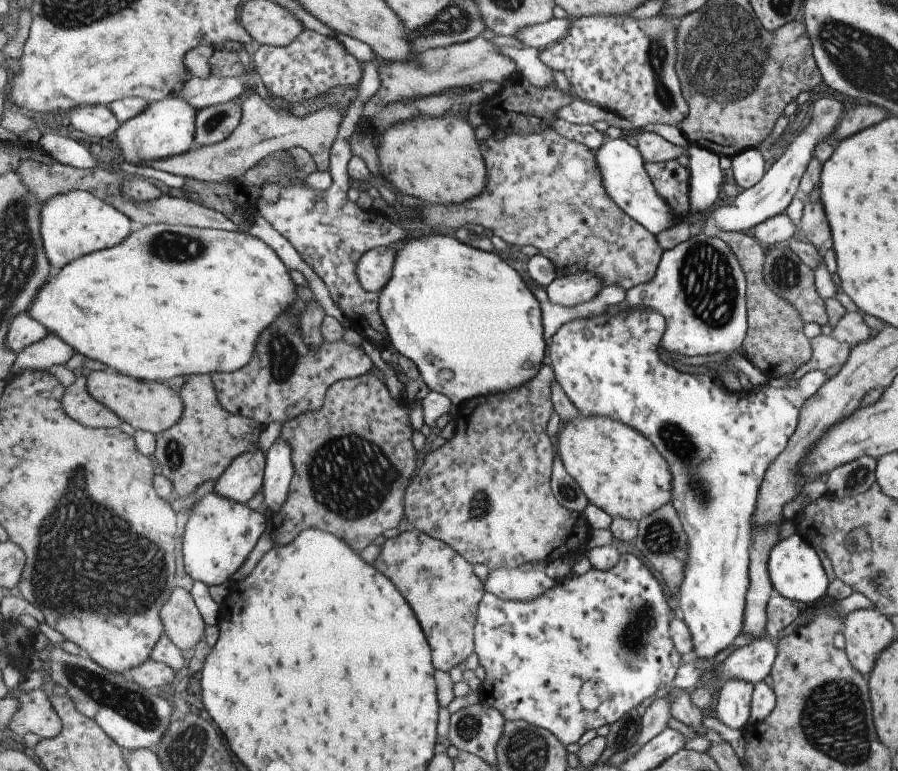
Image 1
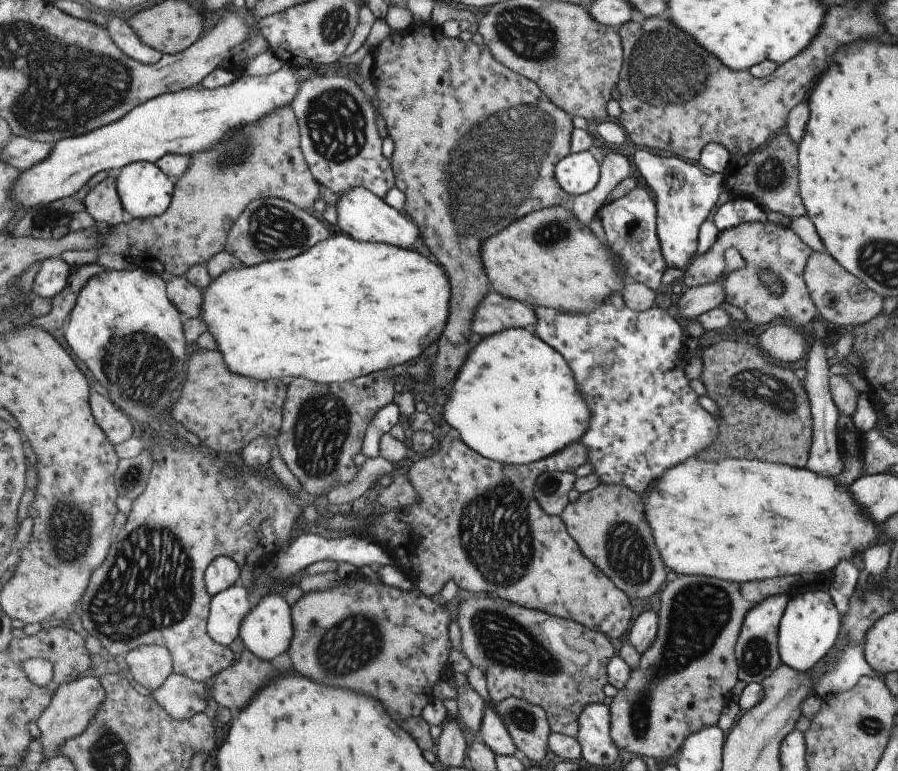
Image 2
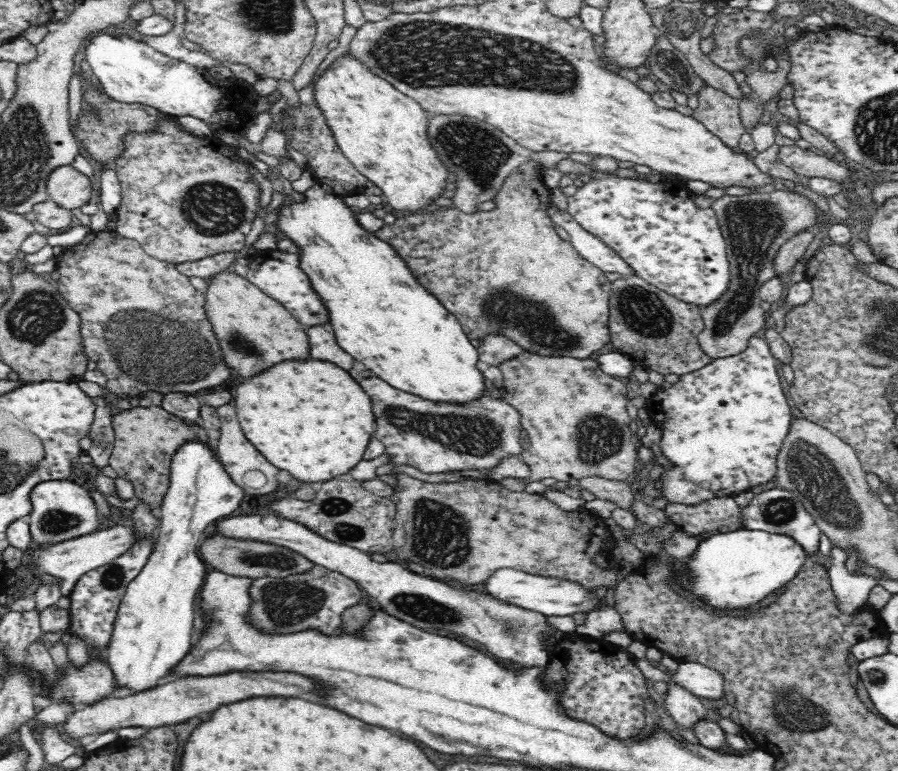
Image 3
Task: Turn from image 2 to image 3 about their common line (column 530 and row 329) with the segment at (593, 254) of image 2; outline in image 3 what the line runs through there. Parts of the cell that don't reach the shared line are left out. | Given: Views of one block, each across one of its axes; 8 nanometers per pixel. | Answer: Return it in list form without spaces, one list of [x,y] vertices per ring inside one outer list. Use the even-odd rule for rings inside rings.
[[[234,268],[222,270],[206,280],[206,314],[214,326],[214,334],[222,344],[226,362],[238,368],[242,376],[252,376],[270,368],[278,360],[308,358],[308,336],[300,324],[286,312],[286,308],[272,300],[262,288],[252,284],[248,278],[238,276]]]

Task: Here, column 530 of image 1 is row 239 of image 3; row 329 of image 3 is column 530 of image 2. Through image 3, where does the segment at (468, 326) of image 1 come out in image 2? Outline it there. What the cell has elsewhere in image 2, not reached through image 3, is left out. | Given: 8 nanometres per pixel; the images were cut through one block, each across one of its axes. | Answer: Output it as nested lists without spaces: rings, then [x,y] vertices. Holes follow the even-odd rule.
[[[525,328],[503,330],[479,342],[469,352],[465,364],[459,366],[457,376],[449,388],[451,390],[443,402],[445,422],[459,432],[471,450],[501,464],[537,462],[561,450],[567,442],[575,442],[577,436],[587,428],[589,416],[583,398],[575,390],[573,374],[569,372],[567,364],[537,334]]]

